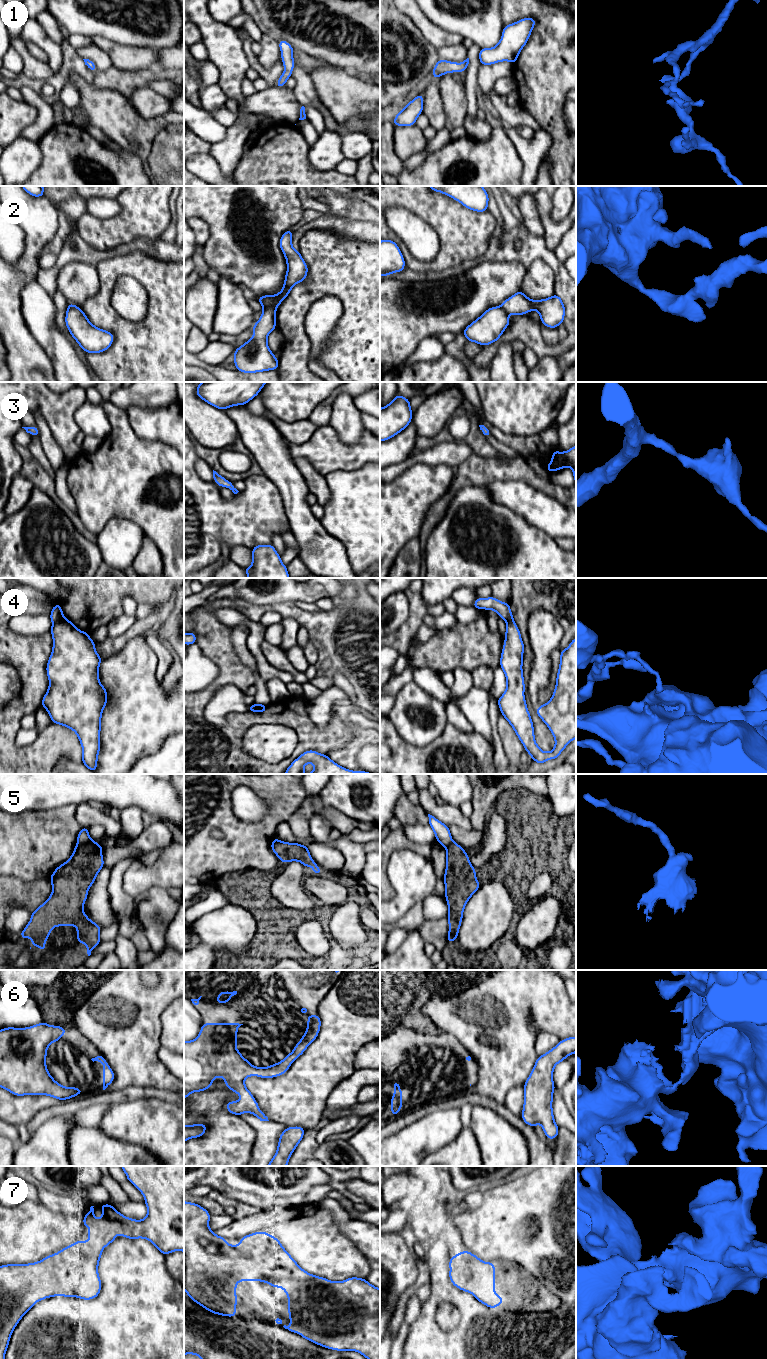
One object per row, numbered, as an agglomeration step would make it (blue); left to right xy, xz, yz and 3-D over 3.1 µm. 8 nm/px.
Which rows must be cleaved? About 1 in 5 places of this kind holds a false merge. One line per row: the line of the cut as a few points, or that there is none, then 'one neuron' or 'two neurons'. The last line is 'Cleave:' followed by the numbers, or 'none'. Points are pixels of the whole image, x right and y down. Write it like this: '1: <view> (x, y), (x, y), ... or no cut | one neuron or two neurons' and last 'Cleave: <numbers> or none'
1: no cut | one neuron
2: xz (264, 308), (270, 308), (275, 311) | two neurons
3: no cut | one neuron
4: xy (62, 617), (53, 623) | two neurons
5: xy (90, 838), (77, 845) | two neurons
6: no cut | one neuron
7: no cut | one neuron
Cleave: 2, 4, 5

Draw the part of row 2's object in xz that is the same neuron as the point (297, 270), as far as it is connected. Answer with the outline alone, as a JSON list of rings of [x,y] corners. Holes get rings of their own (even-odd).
[[[291,229],[283,233],[279,245],[283,252],[286,263],[287,272],[285,275],[283,289],[275,295],[263,295],[257,298],[258,302],[264,309],[275,310],[280,303],[289,295],[291,289],[299,282],[303,282],[308,274],[308,267],[299,251],[292,246],[293,232]]]

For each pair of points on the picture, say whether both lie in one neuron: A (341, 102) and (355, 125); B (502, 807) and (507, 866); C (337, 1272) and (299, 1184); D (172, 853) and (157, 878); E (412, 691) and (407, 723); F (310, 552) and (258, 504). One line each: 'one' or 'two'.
A: two
B: one
C: two
D: one
E: one
F: two

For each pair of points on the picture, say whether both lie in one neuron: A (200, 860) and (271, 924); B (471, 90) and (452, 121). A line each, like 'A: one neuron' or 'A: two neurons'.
A: two neurons
B: two neurons

